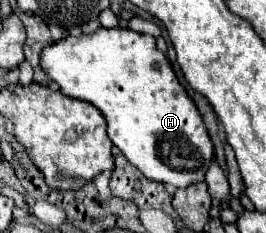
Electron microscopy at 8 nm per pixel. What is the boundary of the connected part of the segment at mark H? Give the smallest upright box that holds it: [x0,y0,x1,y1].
[40,26,214,188]

